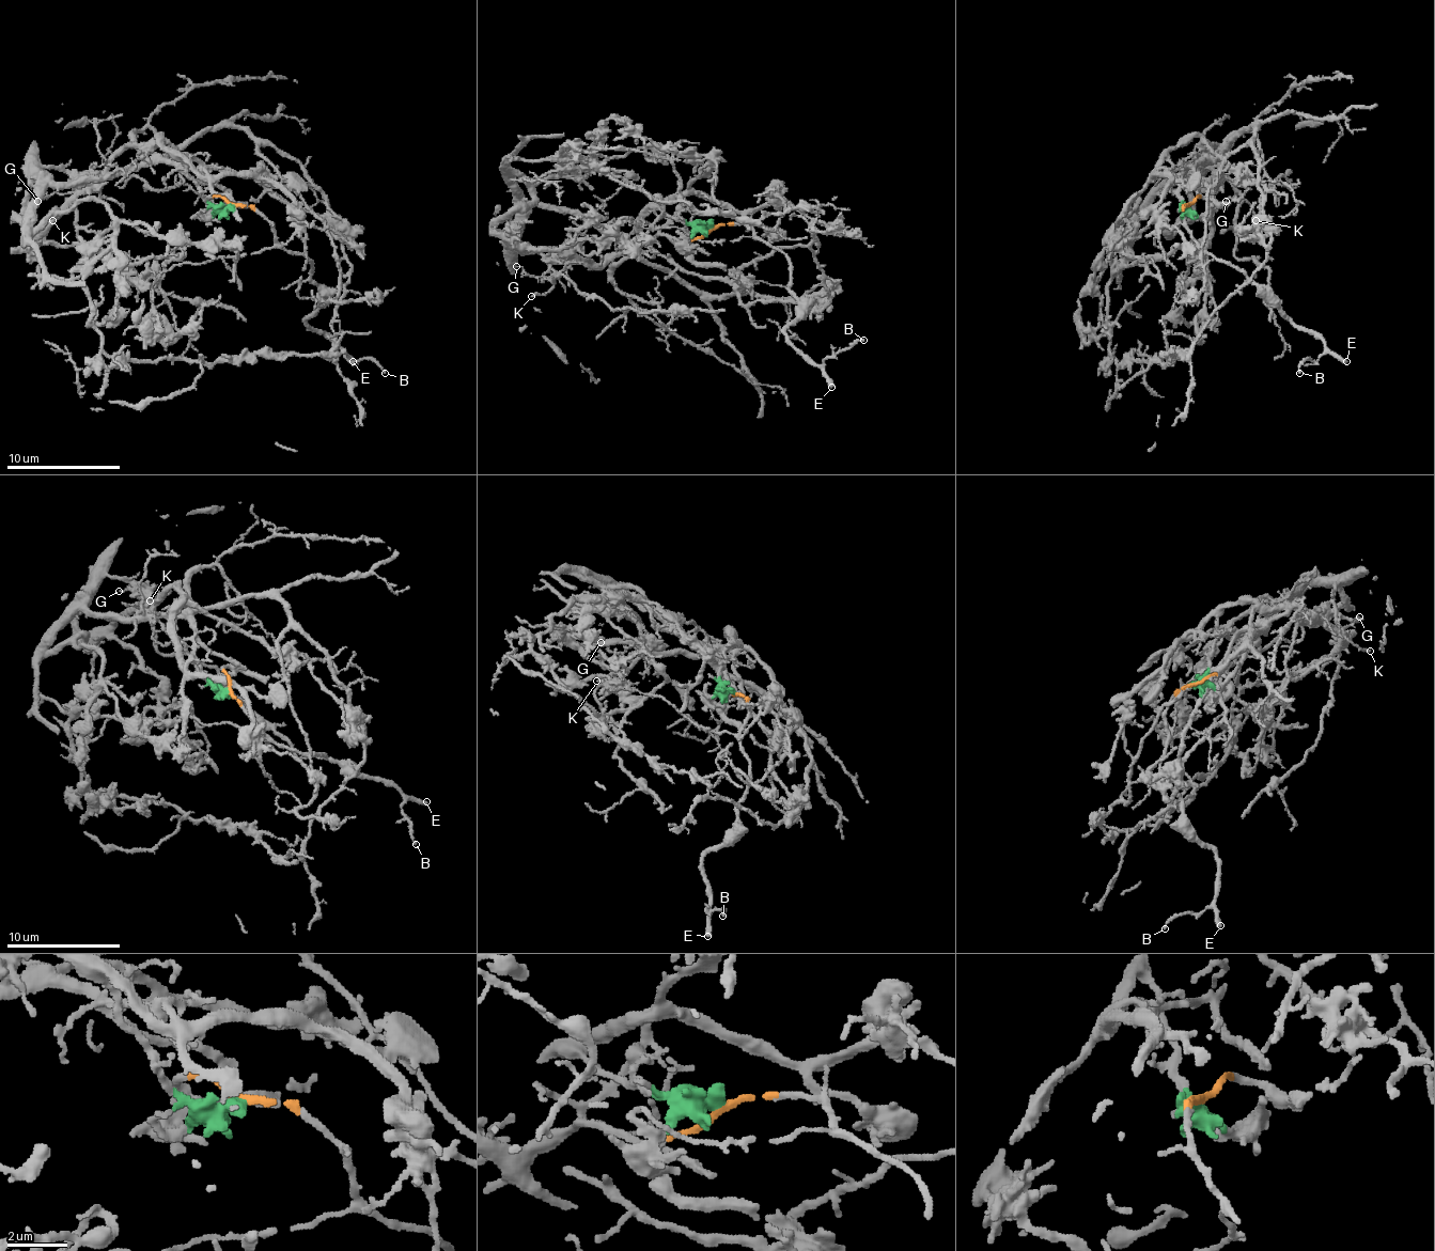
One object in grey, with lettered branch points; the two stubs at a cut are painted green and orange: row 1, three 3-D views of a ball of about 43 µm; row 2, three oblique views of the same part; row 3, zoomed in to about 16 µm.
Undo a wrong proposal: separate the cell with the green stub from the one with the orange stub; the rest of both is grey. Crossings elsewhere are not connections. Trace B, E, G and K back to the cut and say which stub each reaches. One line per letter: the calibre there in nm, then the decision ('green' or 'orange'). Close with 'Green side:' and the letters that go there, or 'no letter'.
B: 150 nm thick; orange
E: 320 nm thick; orange
G: 120 nm thick; green
K: 150 nm thick; green
Green side: G, K

